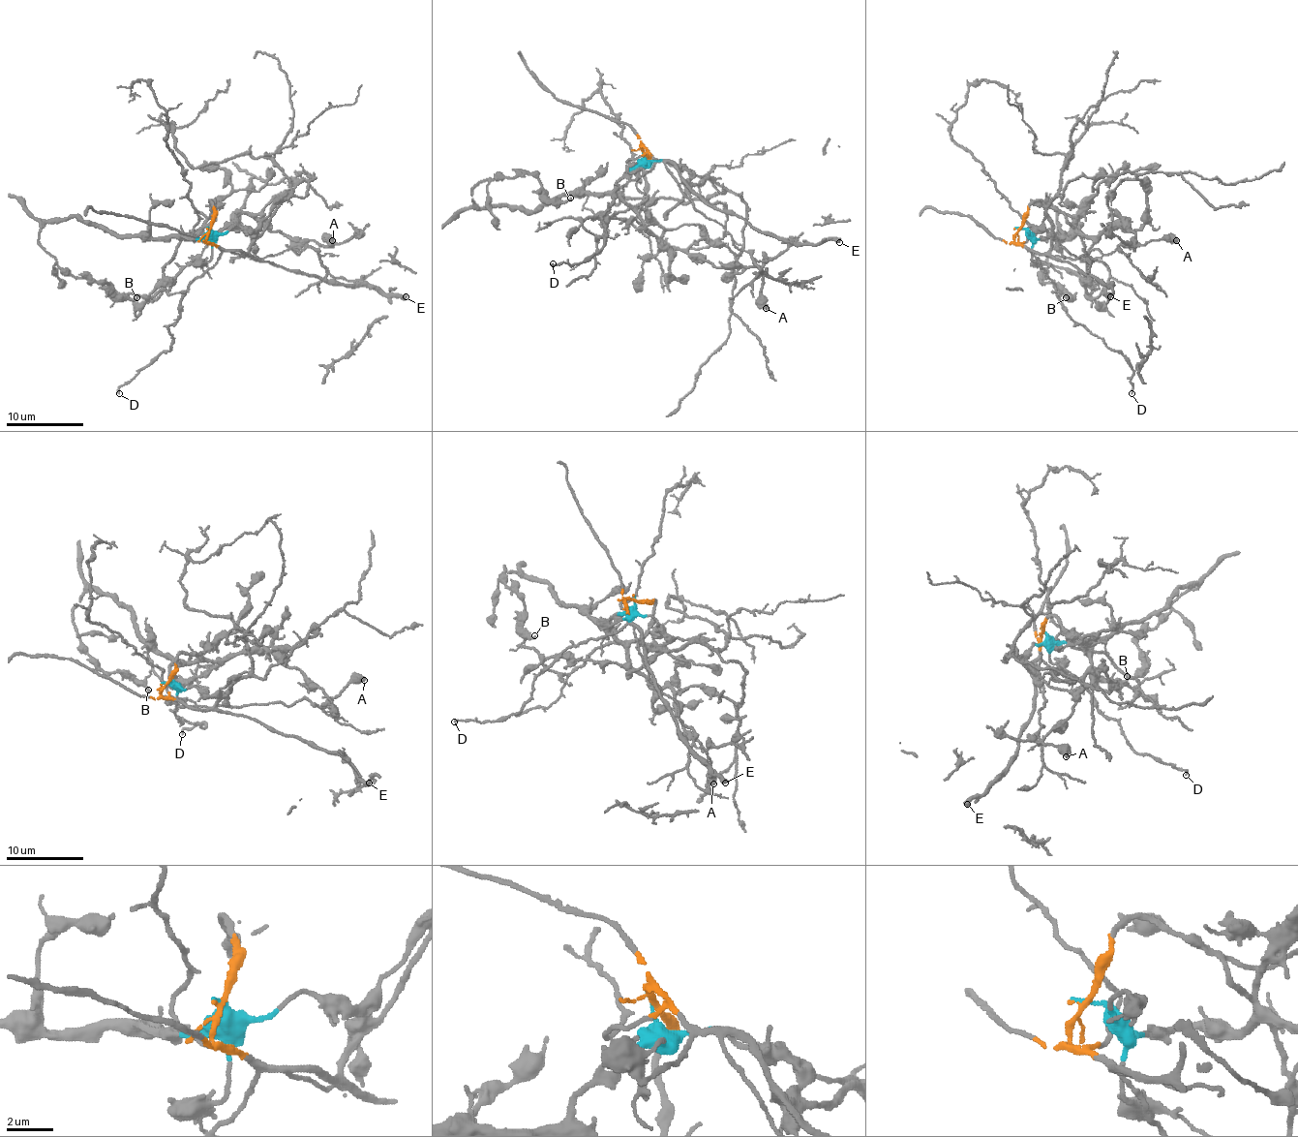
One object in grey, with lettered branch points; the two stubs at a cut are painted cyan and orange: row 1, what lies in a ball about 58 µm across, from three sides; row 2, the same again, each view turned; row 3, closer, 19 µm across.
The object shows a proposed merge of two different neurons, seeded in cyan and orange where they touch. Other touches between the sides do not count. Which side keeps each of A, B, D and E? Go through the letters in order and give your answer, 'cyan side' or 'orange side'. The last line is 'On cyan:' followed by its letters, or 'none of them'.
A: cyan side
B: cyan side
D: orange side
E: orange side
On cyan: A, B

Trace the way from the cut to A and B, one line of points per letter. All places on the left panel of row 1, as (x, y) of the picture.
A: (208, 228), (202, 237), (183, 237), (218, 235), (239, 216), (252, 214), (273, 231), (323, 245), (333, 241)
B: (208, 228), (202, 237), (127, 237), (74, 218), (45, 224), (39, 243), (62, 268), (136, 296)

